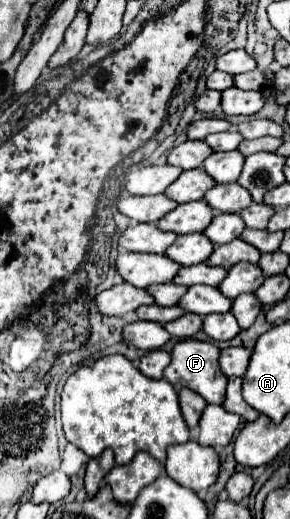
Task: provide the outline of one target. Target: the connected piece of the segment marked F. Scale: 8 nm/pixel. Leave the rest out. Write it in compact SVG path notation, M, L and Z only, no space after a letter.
M181 340L173 348L173 360L165 368L165 380L169 380L175 388L191 388L193 392L201 394L209 404L223 404L225 398L225 386L227 378L219 370L219 348L211 342L199 342L199 340Z

